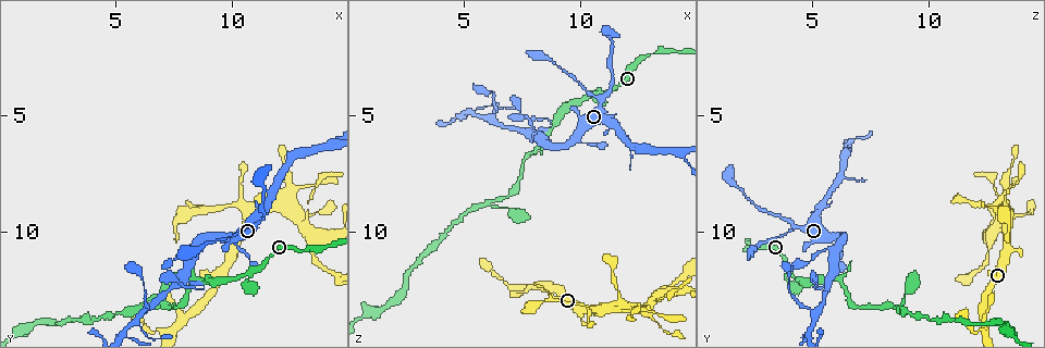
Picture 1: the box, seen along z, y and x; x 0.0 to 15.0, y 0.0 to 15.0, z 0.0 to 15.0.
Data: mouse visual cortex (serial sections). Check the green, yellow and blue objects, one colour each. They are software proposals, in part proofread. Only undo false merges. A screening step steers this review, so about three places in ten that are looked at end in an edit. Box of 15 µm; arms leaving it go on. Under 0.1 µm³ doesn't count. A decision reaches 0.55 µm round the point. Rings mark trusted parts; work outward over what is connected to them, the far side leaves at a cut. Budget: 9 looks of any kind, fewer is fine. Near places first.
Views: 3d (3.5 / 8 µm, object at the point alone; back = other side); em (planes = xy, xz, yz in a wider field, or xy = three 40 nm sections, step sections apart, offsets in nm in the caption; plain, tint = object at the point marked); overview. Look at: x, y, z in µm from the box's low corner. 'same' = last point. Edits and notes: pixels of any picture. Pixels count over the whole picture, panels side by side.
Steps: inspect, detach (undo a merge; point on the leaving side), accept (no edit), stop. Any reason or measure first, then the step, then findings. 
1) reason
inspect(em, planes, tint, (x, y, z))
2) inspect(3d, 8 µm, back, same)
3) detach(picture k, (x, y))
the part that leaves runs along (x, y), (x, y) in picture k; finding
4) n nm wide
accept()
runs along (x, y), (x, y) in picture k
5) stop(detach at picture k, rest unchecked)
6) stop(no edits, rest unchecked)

three arms meet
inspect(3d, 3.5 µm, (14.1, 6.3, 6.7))

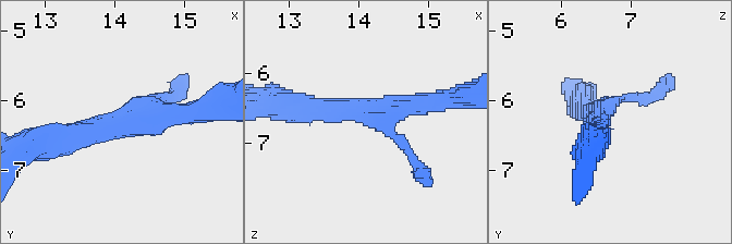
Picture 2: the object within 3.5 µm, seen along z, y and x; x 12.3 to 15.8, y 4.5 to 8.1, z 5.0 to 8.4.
3 arms; arms of 150, 300, 300 nm
inspect(em, planes, plain, (14.15, 6.25, 6.55))

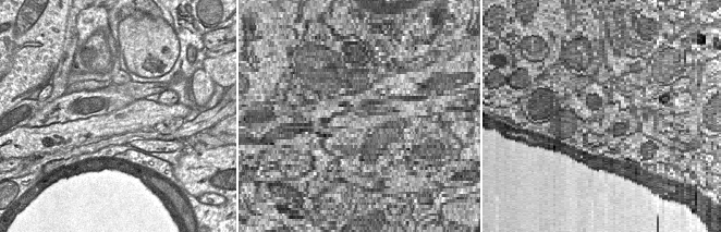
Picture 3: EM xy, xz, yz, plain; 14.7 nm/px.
with the object marked
inspect(em, planes, tint, same)

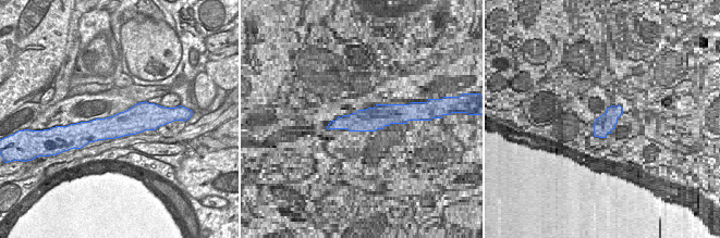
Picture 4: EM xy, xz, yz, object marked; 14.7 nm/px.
accept()
runs along (153, 116), (113, 127), (84, 127) in picture 4; one cell here

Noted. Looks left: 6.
thick turns thin
inspect(3d, 3.5 µm, back, (12.7, 8.5, 13.2))

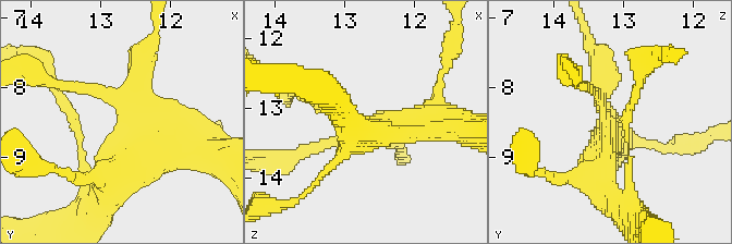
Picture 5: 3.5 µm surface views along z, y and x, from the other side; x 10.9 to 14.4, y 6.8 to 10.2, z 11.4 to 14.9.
inspect(em, xy, step 1, tint, (12.60, 8.45, 13.25))

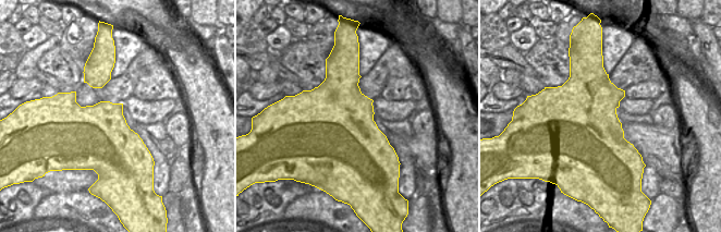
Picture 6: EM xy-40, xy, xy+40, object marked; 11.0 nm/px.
850 nm wide
accept()
runs along (192, 146), (72, 86) in picture 5; all the same cell

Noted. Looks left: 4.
inspect(3d, 3.5 µm, back, (13.4, 10.1, 12.7))

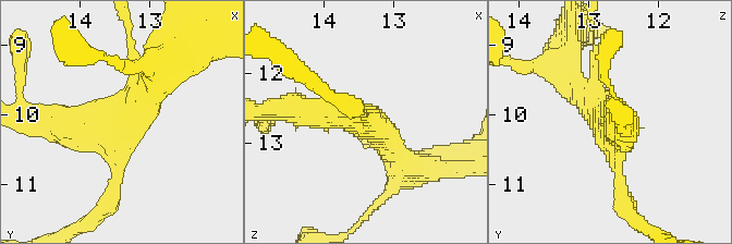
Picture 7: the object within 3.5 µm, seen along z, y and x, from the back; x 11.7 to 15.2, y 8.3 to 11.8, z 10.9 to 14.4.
4 arms; arms of 150, 150, 350, 450 nm; now the EM
inspect(em, xy, step 2, tint, (13.40, 10.15, 12.70))

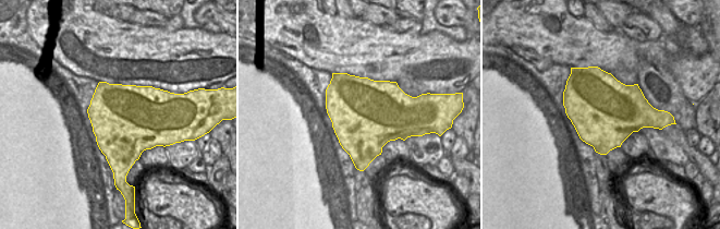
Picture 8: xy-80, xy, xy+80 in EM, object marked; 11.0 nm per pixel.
inspect(em, planes, tint, same)

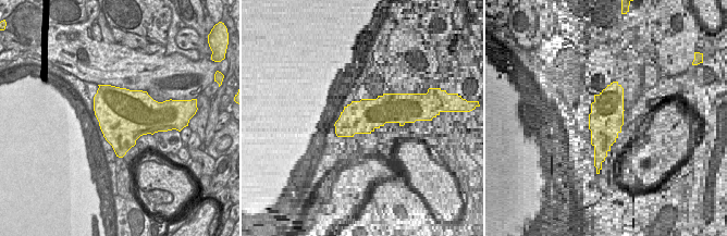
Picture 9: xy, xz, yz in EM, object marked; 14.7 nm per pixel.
accept()
runs along (401, 163), (368, 122), (294, 108) in picture 7; continuous, no second cell

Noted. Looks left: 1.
stop(no edits, rest unchecked)

